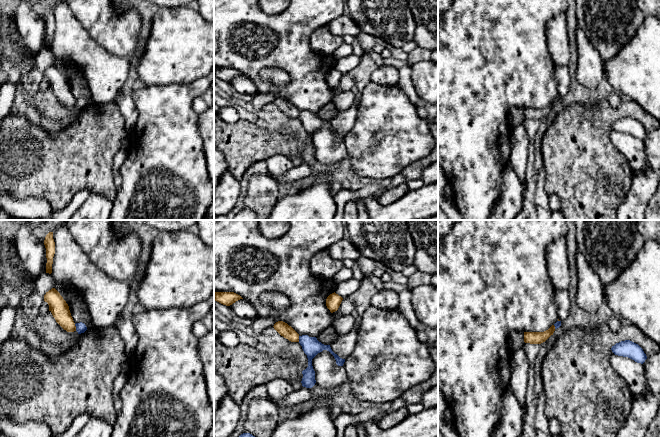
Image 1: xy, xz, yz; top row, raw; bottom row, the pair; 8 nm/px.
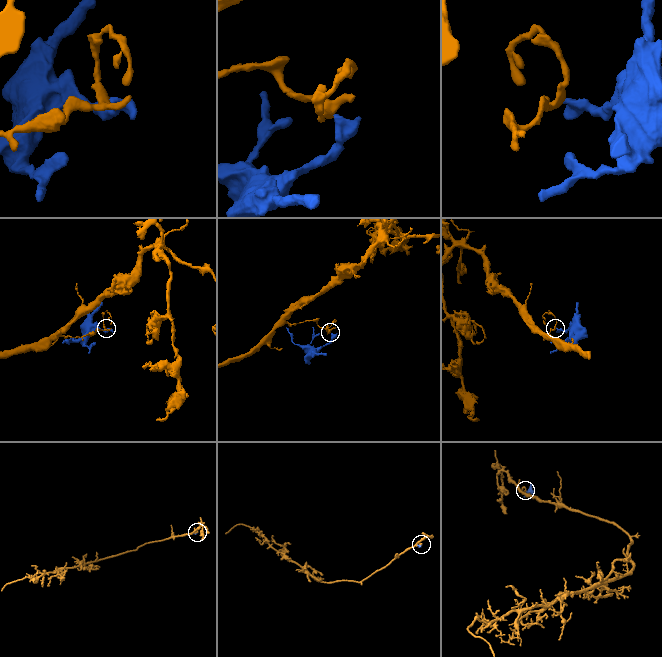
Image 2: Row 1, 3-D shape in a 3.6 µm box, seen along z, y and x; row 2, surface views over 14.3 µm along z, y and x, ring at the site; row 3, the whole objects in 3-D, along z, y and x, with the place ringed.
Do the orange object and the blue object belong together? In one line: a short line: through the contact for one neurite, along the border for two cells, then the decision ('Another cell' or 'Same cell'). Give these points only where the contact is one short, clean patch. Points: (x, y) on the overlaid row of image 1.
Line: xy (74, 324), (76, 330). Another cell

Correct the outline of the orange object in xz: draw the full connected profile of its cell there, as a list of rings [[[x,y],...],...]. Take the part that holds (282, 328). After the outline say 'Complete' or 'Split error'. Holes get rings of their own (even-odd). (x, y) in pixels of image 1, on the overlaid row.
[[[278,321],[274,324],[274,329],[284,338],[291,342],[299,342],[299,334],[287,323]]]. Complete

